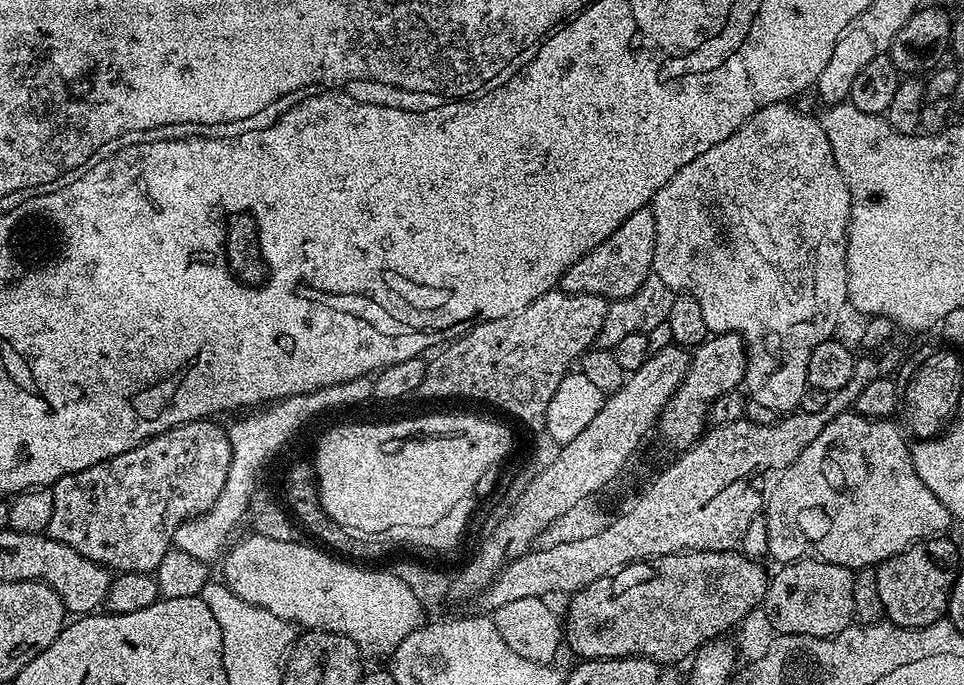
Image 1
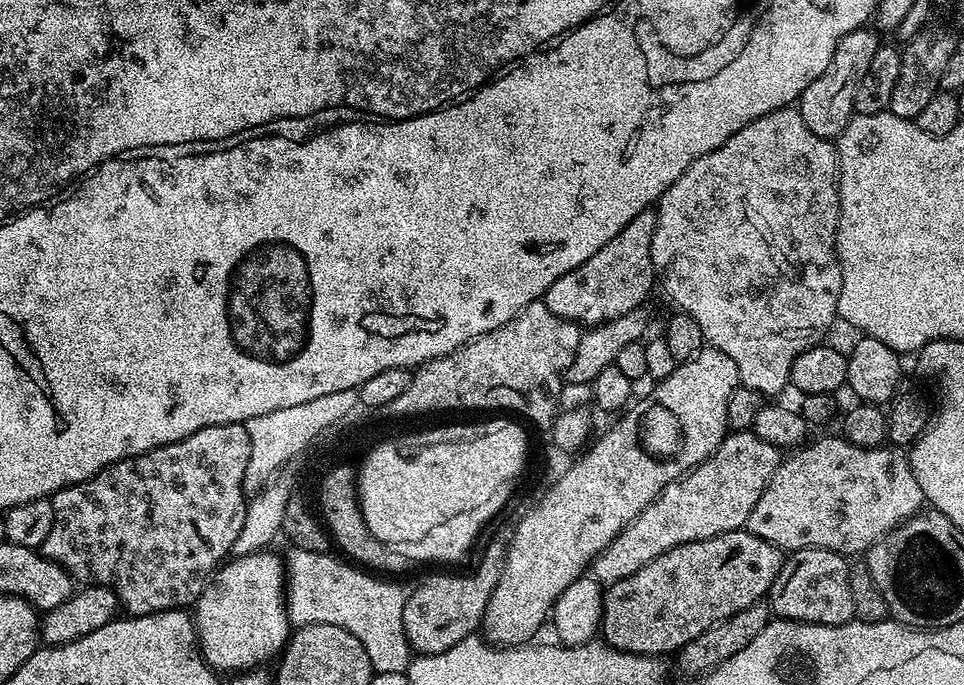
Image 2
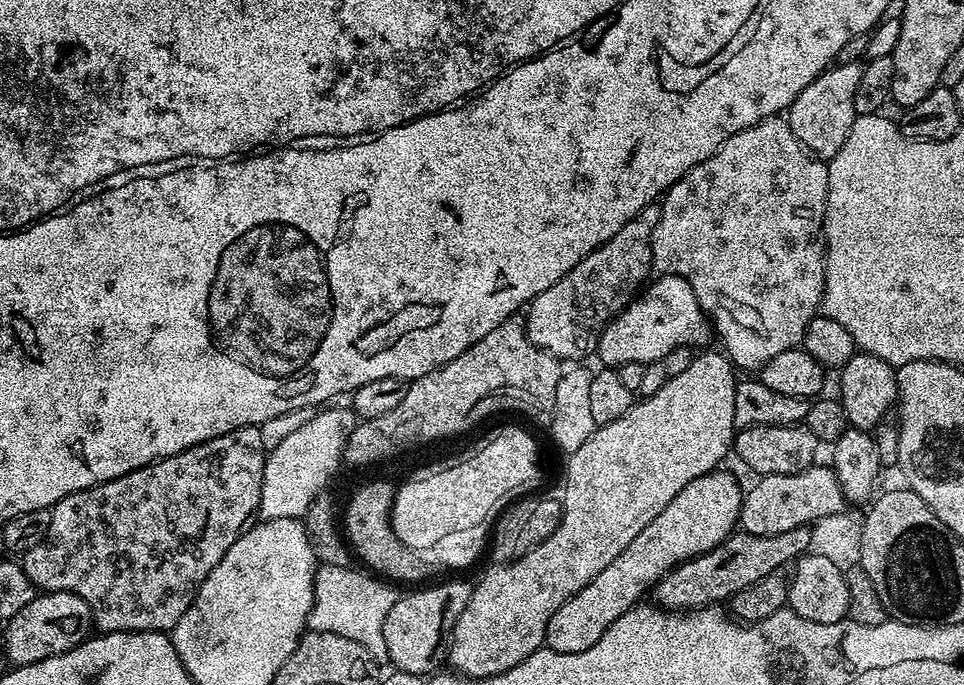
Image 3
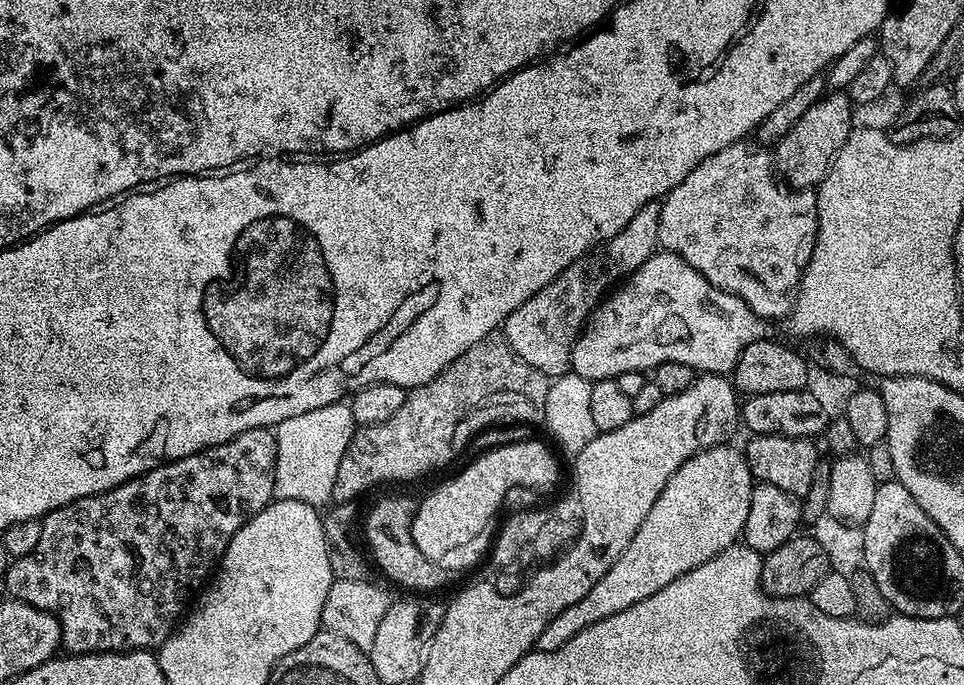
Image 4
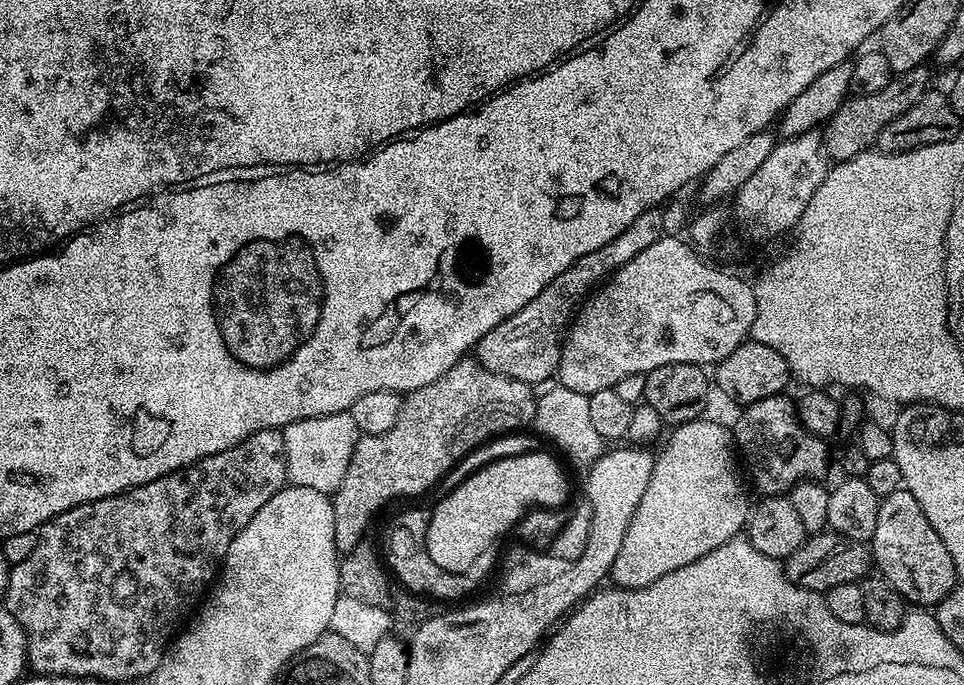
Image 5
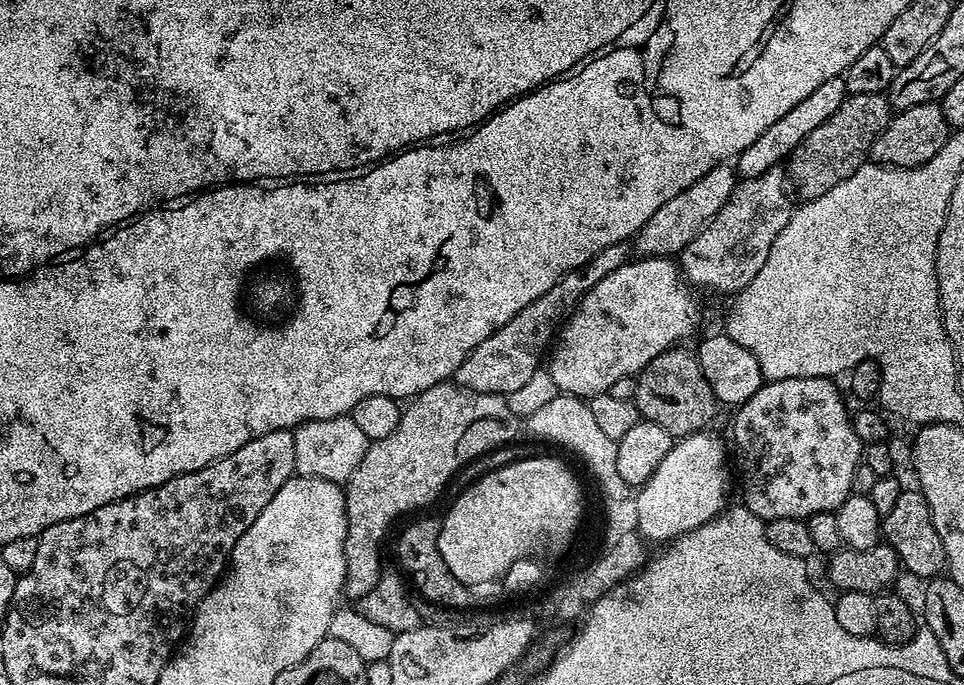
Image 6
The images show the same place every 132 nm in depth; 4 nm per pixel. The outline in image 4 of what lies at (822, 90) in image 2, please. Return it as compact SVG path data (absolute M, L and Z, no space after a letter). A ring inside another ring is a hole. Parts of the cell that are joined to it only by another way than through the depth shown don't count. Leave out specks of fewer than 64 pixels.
M832 90L822 97L798 122L794 130L786 134L774 145L774 163L776 171L793 188L815 189L826 178L833 158L842 150L848 135L852 133L854 105L847 91Z

